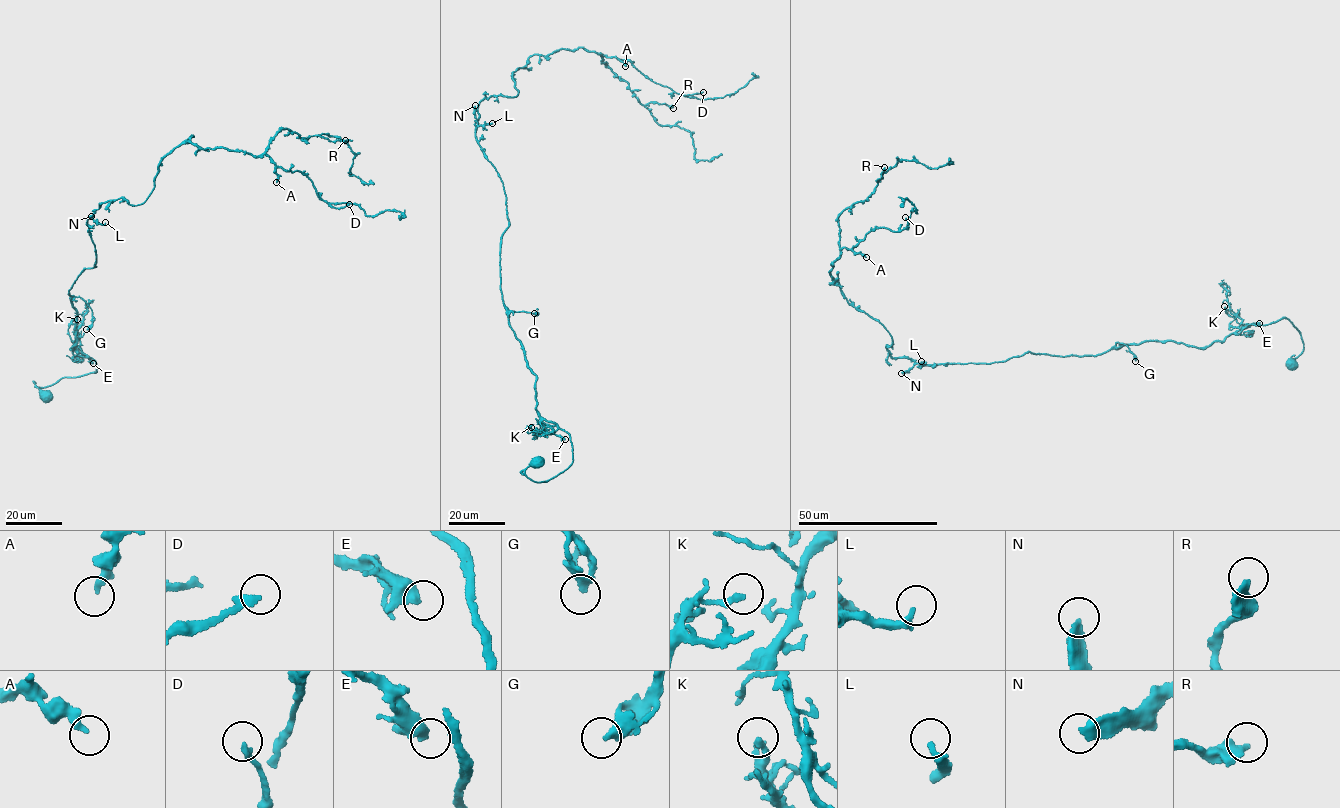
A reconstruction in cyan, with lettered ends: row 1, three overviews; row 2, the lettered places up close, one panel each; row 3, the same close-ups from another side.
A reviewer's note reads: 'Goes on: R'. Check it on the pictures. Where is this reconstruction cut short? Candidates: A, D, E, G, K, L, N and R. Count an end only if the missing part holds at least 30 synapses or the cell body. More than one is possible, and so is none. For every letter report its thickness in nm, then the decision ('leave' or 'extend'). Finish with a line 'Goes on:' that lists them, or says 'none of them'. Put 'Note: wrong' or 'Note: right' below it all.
A: 300 nm thick; leave
D: 280 nm thick; extend
E: 280 nm thick; leave
G: 200 nm thick; leave
K: 240 nm thick; leave
L: 280 nm thick; leave
N: 400 nm thick; leave
R: 320 nm thick; leave
Goes on: D
Note: wrong

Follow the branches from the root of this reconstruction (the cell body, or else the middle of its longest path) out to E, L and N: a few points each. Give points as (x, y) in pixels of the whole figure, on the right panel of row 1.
E: (1292, 363), (1291, 361), (1303, 349), (1298, 328), (1286, 318), (1266, 325), (1247, 326), (1259, 323)
L: (1292, 363), (1303, 342), (1282, 318), (1202, 347), (1155, 340), (1095, 355), (1026, 352), (991, 363), (921, 361)
N: (1292, 363), (1303, 342), (1282, 318), (1202, 347), (1150, 340), (1095, 355), (1026, 352), (901, 373)

